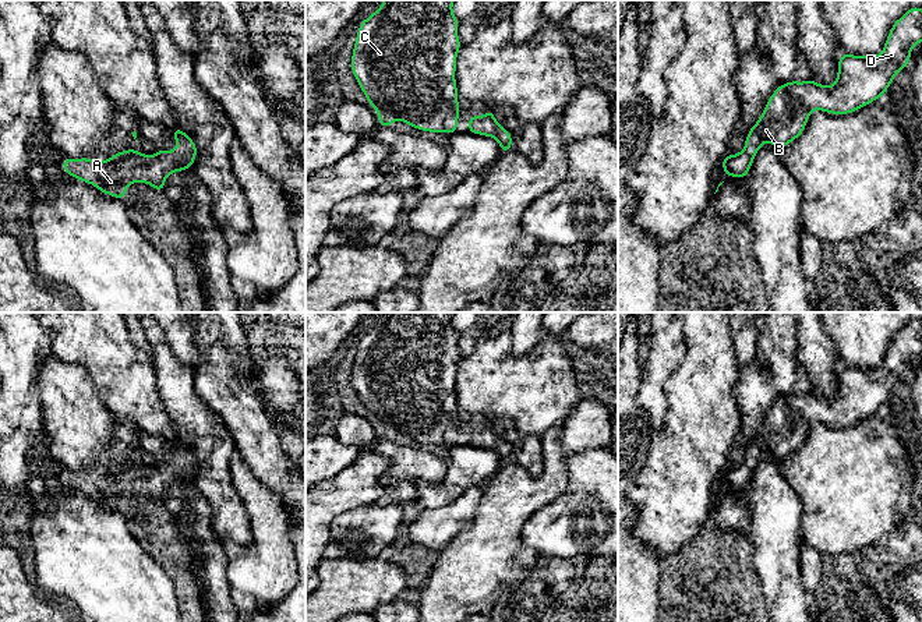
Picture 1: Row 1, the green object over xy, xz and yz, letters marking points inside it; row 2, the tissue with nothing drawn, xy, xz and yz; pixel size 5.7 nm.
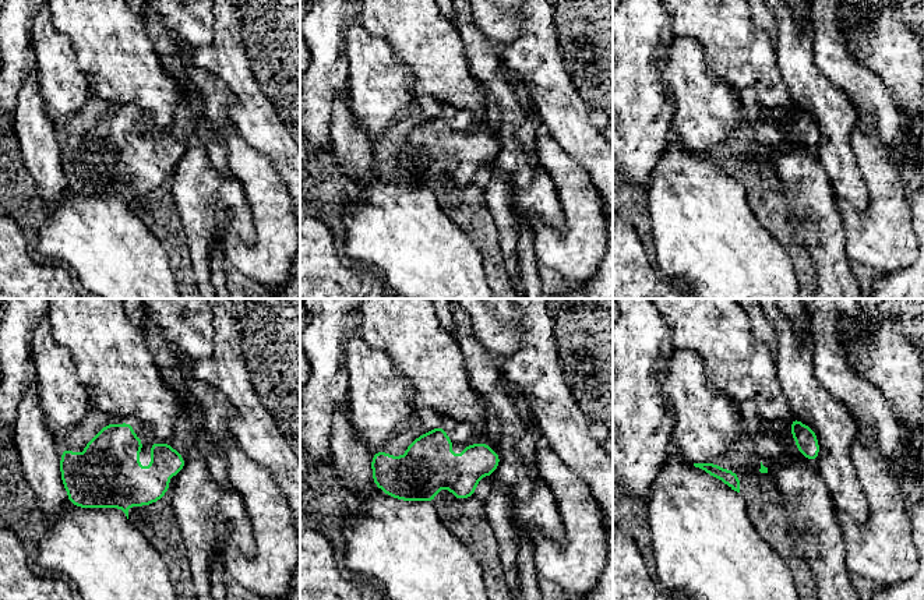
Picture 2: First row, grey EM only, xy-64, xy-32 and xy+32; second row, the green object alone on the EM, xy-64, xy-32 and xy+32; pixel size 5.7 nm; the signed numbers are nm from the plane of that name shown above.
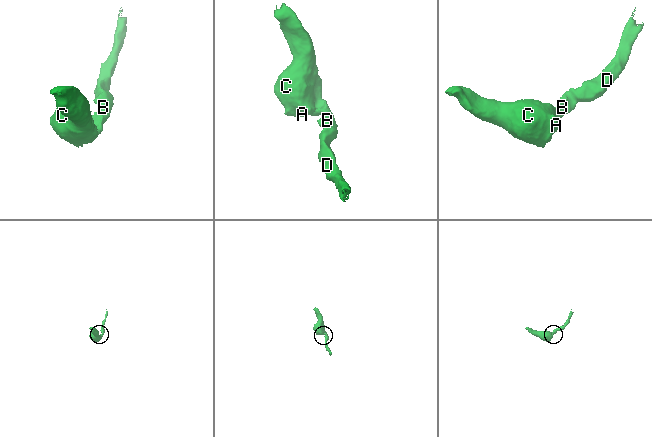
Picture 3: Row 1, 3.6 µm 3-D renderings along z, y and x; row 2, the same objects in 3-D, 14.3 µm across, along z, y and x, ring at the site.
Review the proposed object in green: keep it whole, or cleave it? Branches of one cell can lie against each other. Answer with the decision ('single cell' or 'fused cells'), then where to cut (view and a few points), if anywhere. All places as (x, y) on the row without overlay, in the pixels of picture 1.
single cell; no cut

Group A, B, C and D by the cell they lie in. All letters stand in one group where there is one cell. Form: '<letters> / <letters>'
A B C D

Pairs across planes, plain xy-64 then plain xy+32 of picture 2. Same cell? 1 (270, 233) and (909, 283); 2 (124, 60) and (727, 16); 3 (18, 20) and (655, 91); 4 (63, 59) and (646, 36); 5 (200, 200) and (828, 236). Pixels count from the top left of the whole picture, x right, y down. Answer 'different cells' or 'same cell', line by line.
1: different cells
2: same cell
3: same cell
4: different cells
5: different cells

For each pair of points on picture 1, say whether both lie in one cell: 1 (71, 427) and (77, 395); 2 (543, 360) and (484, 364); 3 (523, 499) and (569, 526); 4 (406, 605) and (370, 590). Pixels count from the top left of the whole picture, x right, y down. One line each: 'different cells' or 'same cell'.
1: same cell
2: same cell
3: different cells
4: different cells

